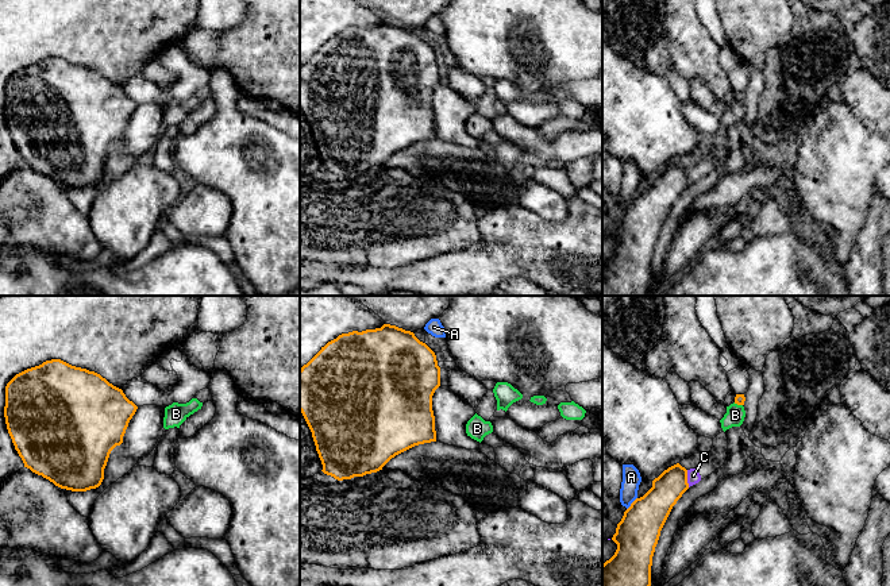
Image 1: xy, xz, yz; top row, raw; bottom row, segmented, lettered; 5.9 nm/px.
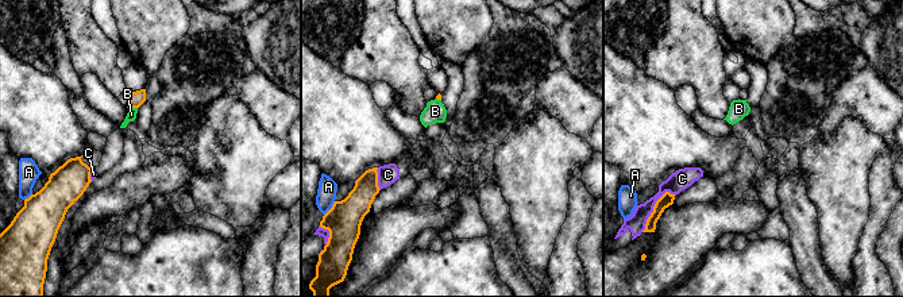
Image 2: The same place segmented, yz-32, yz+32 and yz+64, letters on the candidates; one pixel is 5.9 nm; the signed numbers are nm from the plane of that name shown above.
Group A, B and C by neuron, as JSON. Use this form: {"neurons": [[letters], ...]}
{"neurons": [["A"], ["B", "C"]]}

